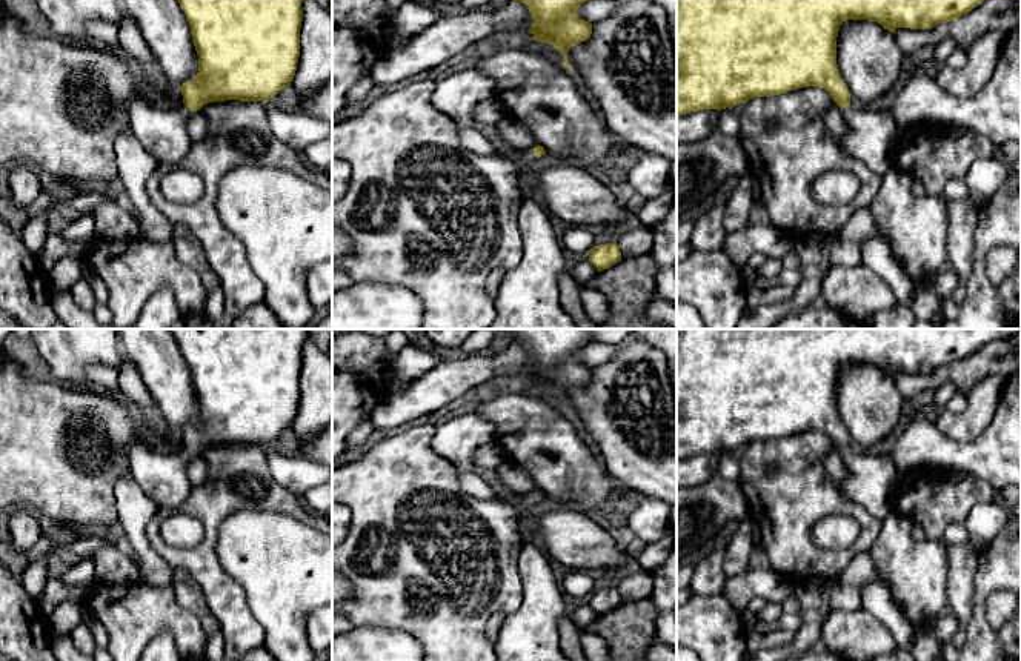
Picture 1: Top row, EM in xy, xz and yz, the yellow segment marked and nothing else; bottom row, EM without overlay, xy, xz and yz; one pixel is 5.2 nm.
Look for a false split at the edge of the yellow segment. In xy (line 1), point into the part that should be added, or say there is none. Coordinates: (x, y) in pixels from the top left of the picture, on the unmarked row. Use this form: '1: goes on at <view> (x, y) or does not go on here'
1: goes on at xy (163, 477)

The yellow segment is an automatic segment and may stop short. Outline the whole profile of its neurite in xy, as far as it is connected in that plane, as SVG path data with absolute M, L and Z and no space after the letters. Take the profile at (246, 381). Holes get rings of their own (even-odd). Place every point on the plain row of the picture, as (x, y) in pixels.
M169 329L185 357L198 400L197 420L180 430L183 447L154 452L131 444L128 461L132 478L160 507L177 507L191 495L189 461L206 447L263 446L291 429L300 401L301 347L309 329Z

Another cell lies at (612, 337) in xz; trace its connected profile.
M592 329L594 343L621 344L632 337L635 329Z

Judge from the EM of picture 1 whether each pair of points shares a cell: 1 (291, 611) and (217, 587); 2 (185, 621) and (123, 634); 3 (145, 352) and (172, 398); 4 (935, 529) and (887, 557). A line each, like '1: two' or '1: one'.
1: two
2: one
3: one
4: two

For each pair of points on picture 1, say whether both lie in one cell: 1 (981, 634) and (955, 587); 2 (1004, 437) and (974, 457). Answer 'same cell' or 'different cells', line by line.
1: different cells
2: same cell

